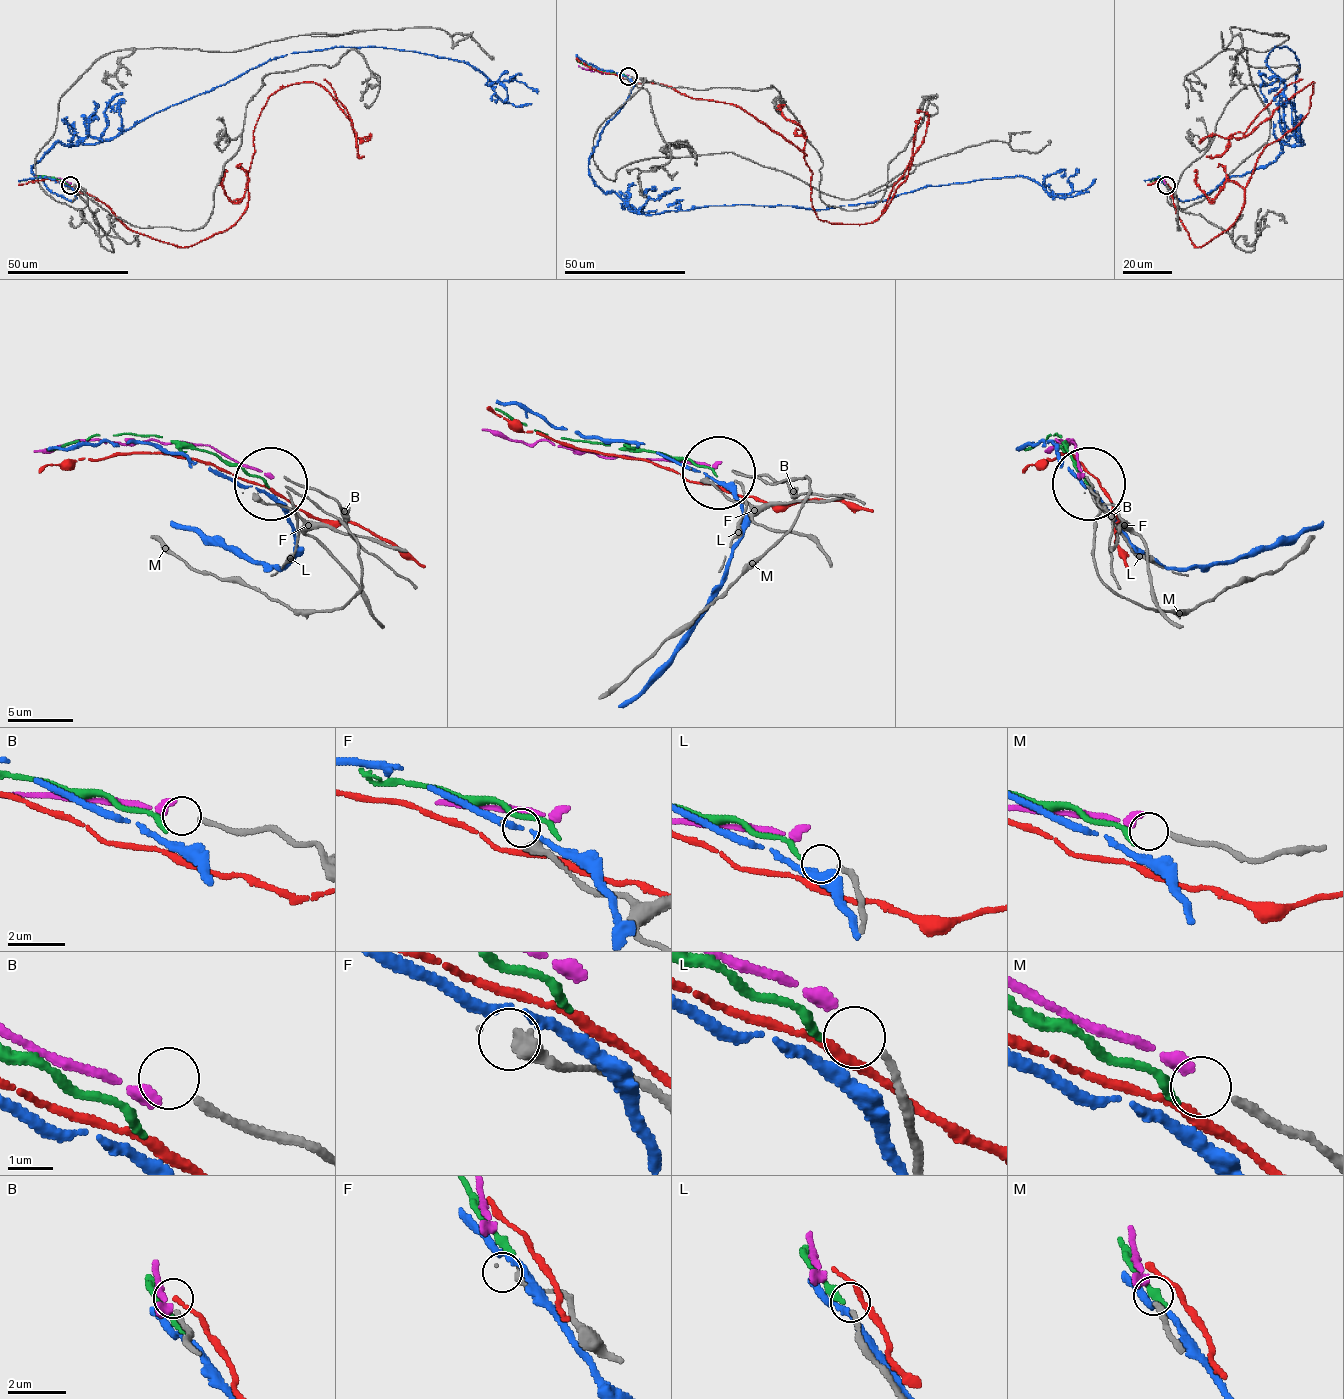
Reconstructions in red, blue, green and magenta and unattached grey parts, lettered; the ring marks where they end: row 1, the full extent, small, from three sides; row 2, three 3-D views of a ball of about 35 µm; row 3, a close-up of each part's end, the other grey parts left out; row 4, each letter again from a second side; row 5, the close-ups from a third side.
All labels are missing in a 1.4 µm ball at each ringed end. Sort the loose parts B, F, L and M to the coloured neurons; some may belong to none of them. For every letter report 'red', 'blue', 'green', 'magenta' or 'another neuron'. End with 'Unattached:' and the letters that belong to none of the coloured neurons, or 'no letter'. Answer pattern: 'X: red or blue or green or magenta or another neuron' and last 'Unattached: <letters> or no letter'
B: another neuron
F: another neuron
L: green
M: magenta
Unattached: B, F

